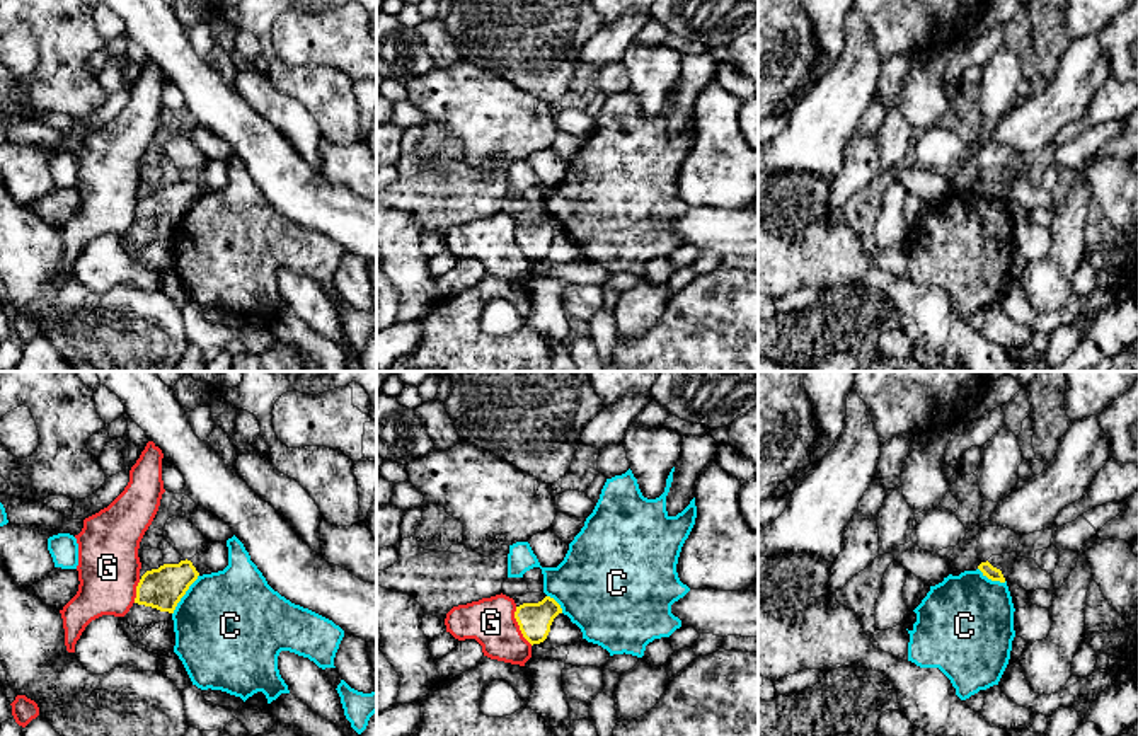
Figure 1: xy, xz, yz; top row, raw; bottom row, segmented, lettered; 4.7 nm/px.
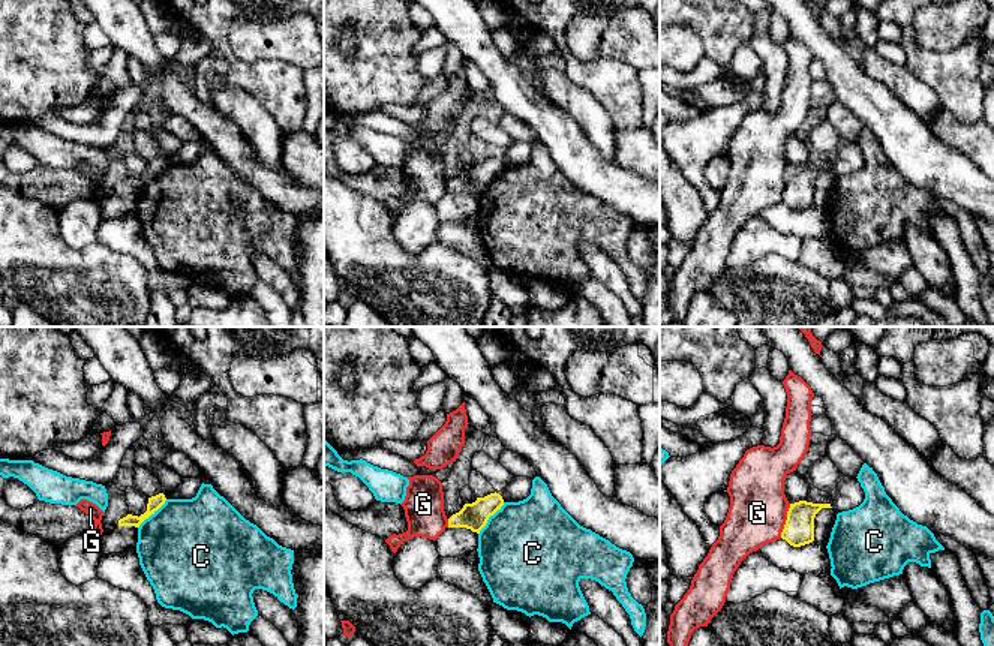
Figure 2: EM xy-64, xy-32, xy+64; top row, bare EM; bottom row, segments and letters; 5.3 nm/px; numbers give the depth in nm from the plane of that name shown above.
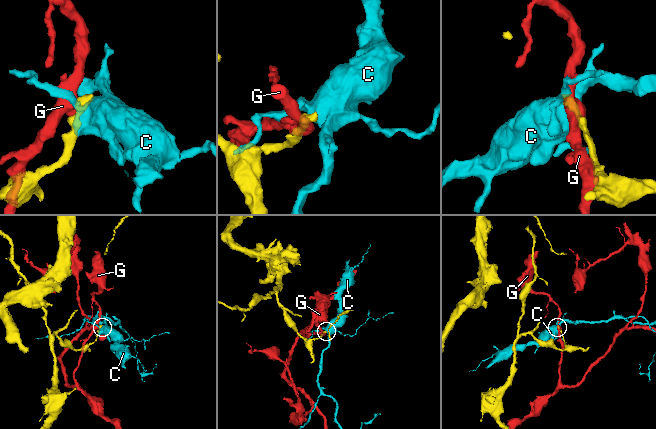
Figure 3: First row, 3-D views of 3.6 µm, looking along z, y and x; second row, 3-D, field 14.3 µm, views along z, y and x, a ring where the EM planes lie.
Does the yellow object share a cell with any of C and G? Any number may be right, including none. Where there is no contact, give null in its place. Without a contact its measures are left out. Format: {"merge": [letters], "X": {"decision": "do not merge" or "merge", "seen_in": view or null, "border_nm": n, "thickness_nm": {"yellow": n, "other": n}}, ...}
{"merge": [], "C": {"decision": "do not merge", "seen_in": "xy", "border_nm": 220, "thickness_nm": {"yellow": 200, "other": 500}}, "G": {"decision": "do not merge", "seen_in": "xz", "border_nm": 200, "thickness_nm": {"yellow": 160, "other": 220}}}

